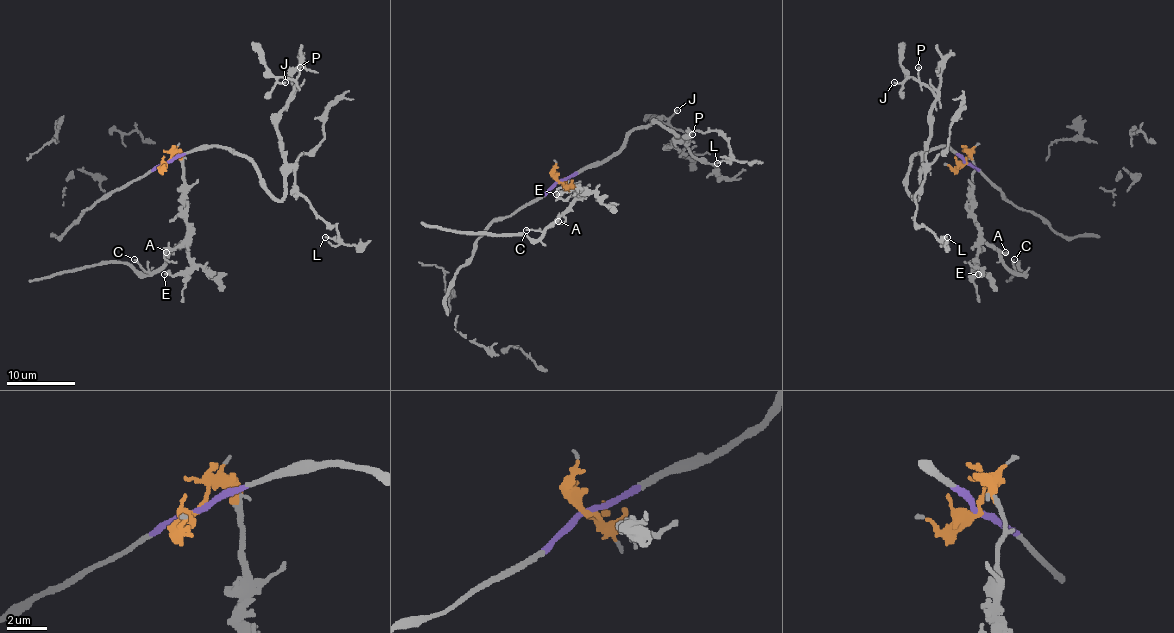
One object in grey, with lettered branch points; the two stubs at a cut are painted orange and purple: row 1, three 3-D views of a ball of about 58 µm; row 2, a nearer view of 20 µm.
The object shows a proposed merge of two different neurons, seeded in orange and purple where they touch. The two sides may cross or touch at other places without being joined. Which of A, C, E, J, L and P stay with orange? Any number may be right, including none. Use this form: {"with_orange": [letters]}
{"with_orange": ["A", "C", "E"]}

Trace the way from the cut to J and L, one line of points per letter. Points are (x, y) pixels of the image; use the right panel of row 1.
J: (965, 162), (946, 147), (918, 152), (906, 192), (920, 195), (936, 97), (915, 79), (894, 81)
L: (965, 162), (946, 147), (912, 159), (906, 192), (915, 200), (924, 171), (915, 223), (946, 236)

